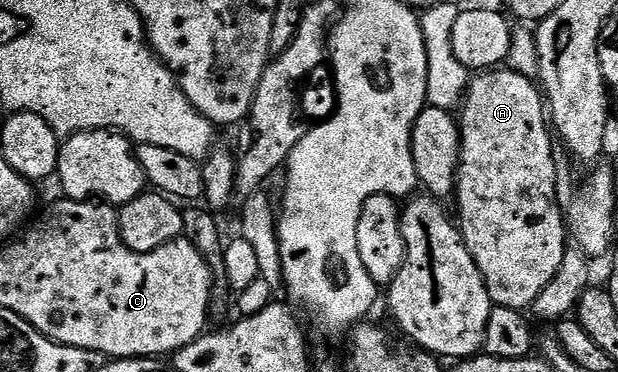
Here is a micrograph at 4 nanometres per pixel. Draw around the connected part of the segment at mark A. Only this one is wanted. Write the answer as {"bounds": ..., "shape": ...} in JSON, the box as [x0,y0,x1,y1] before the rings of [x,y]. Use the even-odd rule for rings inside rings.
{"bounds":[456,69,568,311],"shape":[[[491,69],[473,76],[461,111],[462,155],[458,158],[456,200],[462,239],[476,261],[476,269],[480,269],[480,277],[484,277],[491,304],[522,311],[533,305],[544,285],[556,277],[568,242],[567,221],[558,202],[559,160],[554,159],[544,95],[531,76],[509,69]]]}

